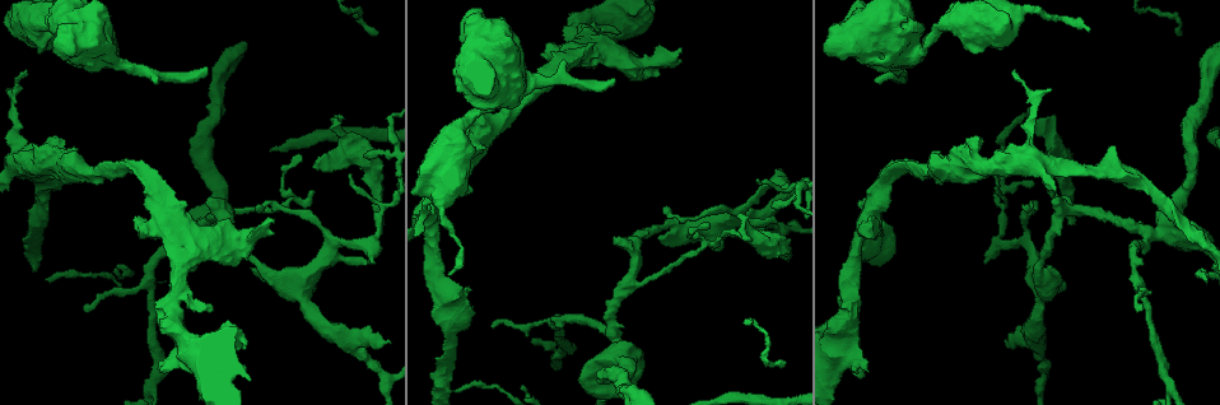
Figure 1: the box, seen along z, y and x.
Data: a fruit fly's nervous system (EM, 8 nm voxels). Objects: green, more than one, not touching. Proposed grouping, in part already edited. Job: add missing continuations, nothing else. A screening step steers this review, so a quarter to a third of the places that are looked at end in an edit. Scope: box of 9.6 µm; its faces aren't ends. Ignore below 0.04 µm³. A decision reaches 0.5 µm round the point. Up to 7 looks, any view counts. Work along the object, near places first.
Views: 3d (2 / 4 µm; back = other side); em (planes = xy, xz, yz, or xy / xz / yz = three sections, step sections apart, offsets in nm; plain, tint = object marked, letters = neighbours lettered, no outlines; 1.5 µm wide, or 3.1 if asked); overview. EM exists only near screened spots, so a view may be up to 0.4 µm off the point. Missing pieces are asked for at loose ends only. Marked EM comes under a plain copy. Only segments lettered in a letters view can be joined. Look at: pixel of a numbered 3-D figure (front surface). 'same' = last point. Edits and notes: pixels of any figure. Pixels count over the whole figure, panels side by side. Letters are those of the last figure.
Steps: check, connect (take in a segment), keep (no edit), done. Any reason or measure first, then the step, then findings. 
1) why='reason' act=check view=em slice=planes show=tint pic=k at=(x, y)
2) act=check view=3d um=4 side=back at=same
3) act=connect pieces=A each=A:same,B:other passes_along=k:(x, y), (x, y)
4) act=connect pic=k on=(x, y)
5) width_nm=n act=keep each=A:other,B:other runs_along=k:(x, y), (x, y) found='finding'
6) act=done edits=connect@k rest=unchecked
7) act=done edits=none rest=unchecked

why='an open end' act=check view=em slice=yz step=4 show=tint pic=1 at=(1070, 221)

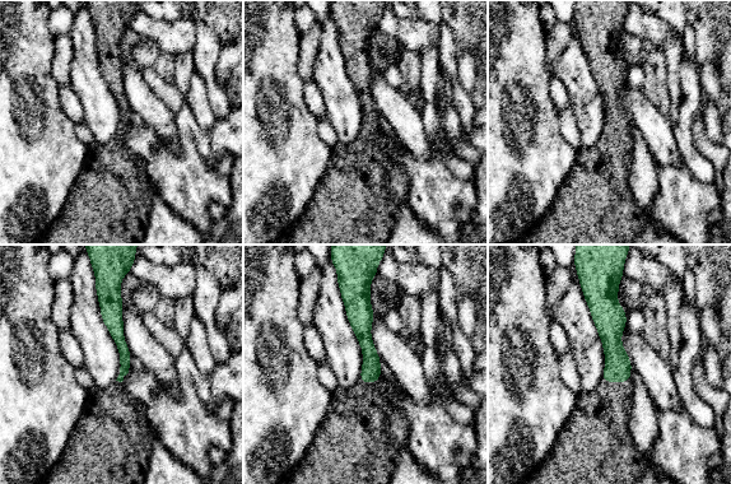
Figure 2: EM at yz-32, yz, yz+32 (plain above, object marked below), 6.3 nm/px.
act=check view=em slice=planes show=letters at=same

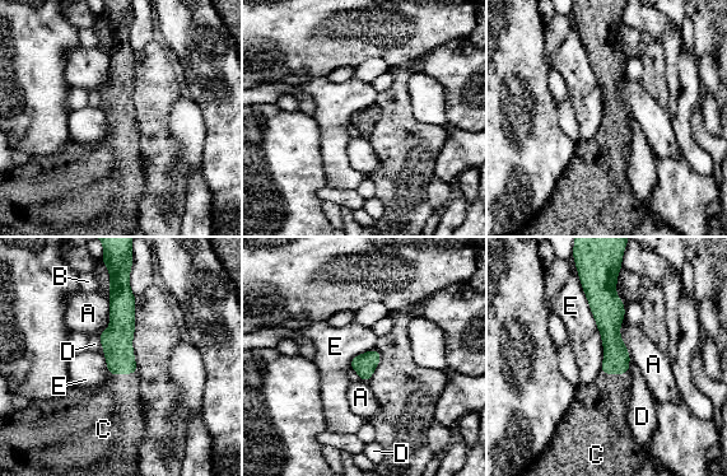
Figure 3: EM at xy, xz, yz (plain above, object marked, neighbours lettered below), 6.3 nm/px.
longest_contact=E:650nm act=connect pieces=C each=A:other,B:other,C:same,D:other,E:other found='it goes on there'

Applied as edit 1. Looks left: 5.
why='free end' act=check view=3d um=2 pic=1 at=(618, 32)

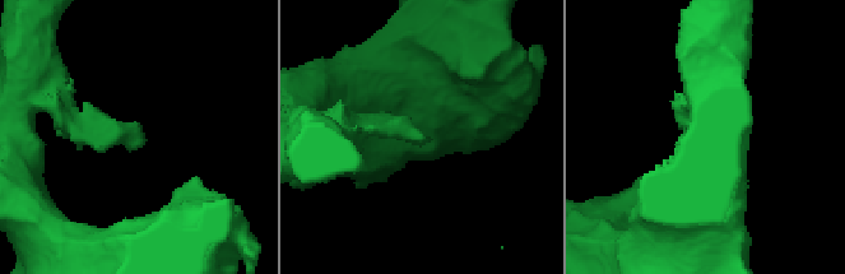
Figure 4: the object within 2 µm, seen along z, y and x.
why='shape alone is not enough' act=check view=em slice=xz step=8 show=tint pic=4 at=(144, 139)

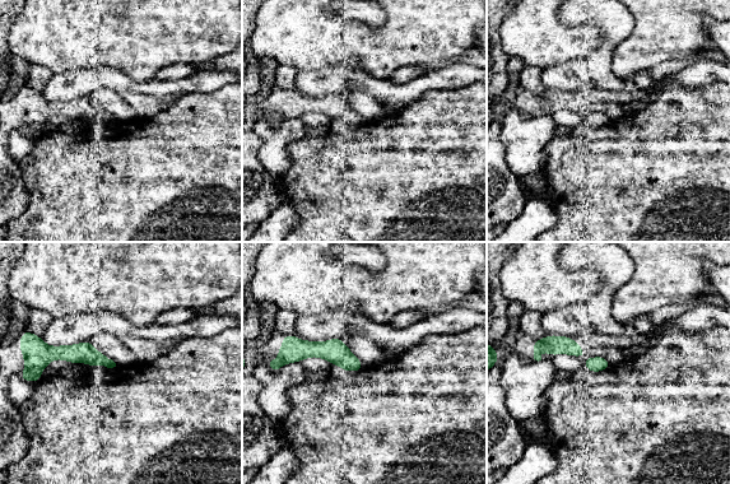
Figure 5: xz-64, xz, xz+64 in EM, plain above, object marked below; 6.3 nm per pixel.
act=check view=em slice=planes show=letters at=same

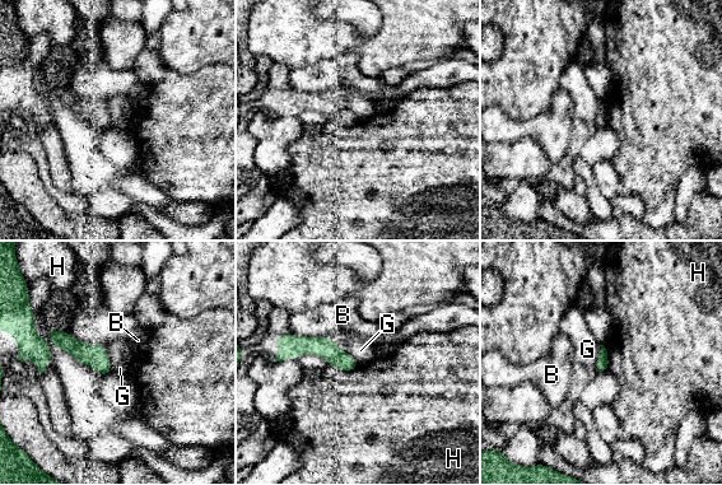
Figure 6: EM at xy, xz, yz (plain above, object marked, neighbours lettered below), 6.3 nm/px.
act=keep each=B:other,G:other,H:other found='none of them fits'

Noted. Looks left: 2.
act=done edits=connect@3 rest=unchecked

